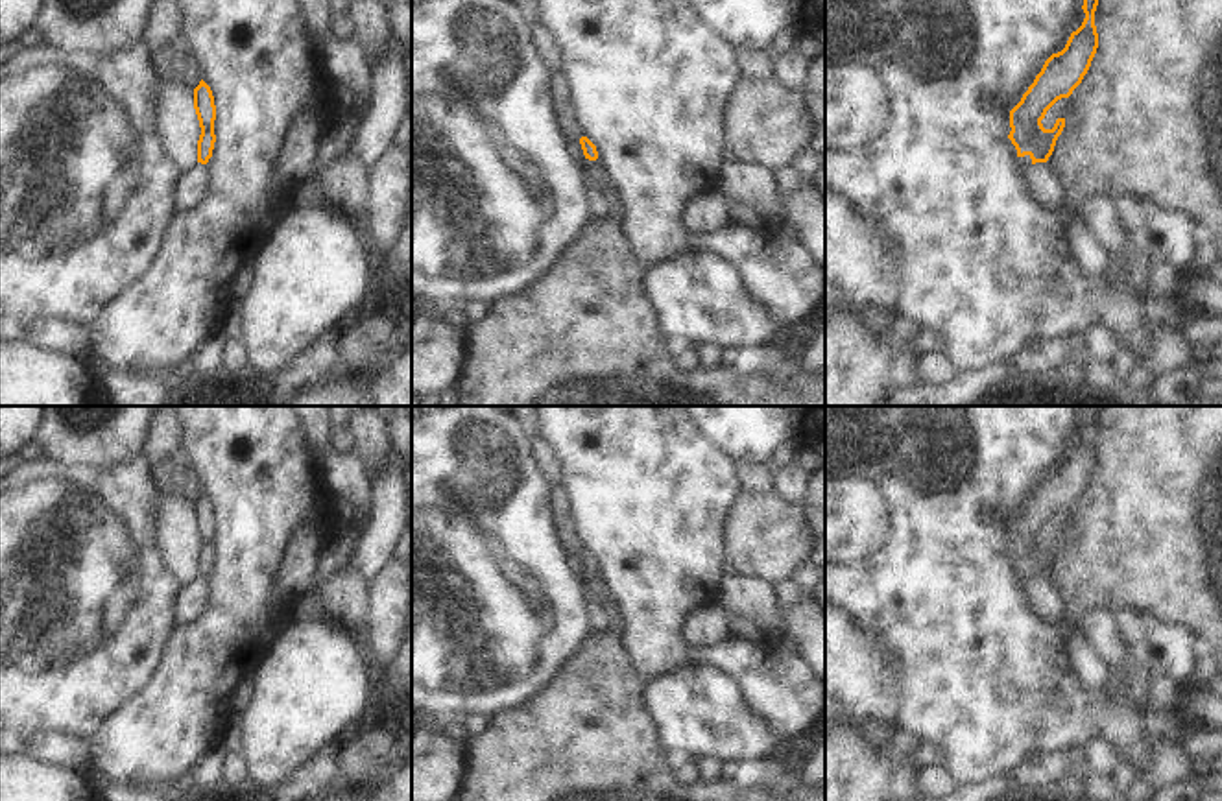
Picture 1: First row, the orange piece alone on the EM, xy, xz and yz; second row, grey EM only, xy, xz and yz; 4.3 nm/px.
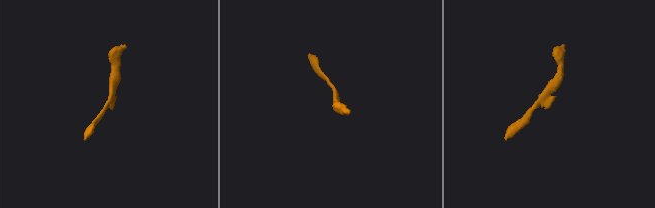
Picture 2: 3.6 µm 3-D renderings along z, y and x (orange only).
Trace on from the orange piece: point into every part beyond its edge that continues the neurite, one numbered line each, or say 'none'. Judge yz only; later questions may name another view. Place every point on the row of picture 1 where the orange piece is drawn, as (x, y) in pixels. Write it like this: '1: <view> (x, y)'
none

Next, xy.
none

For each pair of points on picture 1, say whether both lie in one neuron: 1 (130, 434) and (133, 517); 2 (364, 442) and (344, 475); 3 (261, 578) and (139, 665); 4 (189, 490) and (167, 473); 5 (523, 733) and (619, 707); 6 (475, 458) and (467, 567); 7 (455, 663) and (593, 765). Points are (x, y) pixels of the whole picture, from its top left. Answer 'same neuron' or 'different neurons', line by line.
1: different neurons
2: different neurons
3: different neurons
4: same neuron
5: same neuron
6: same neuron
7: different neurons

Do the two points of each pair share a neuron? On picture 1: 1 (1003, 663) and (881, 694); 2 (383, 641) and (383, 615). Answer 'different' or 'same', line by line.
1: different
2: same

